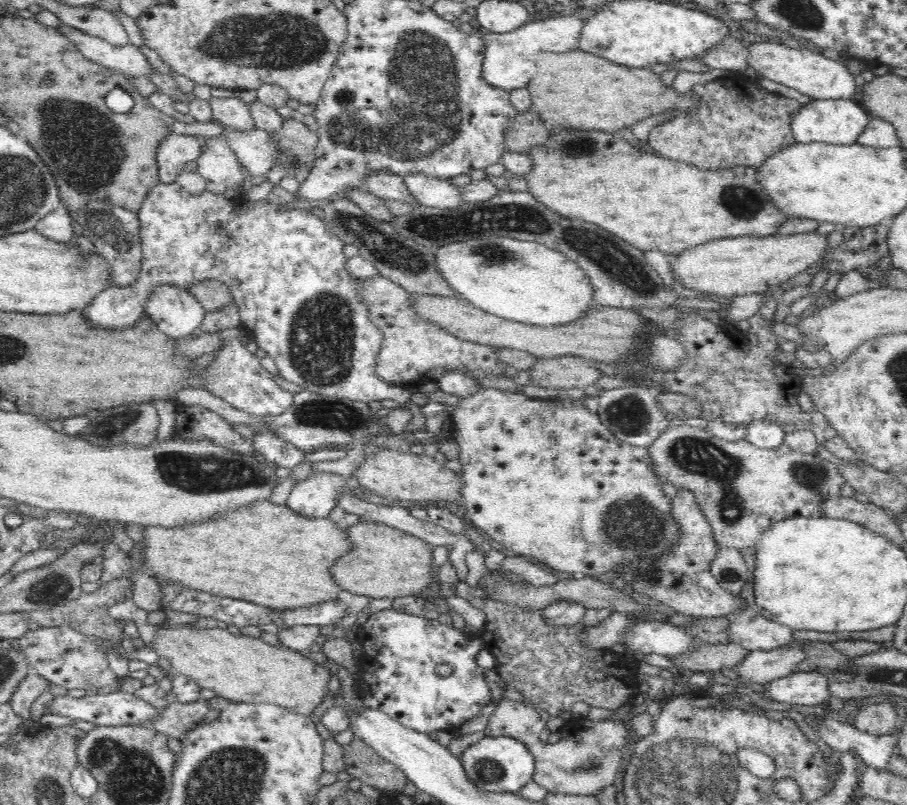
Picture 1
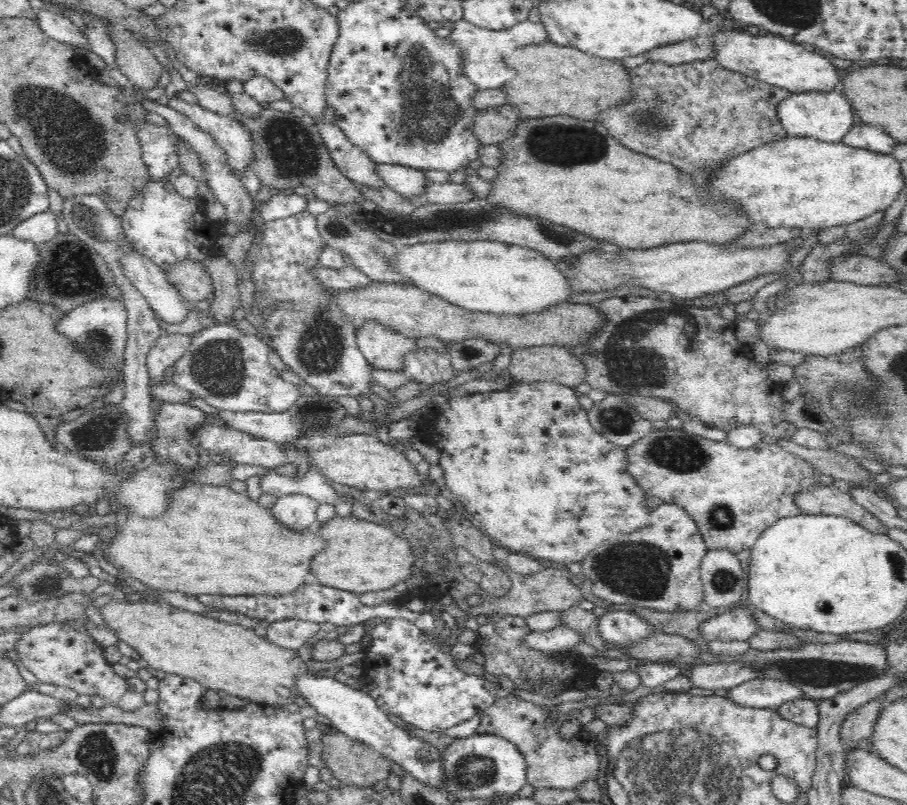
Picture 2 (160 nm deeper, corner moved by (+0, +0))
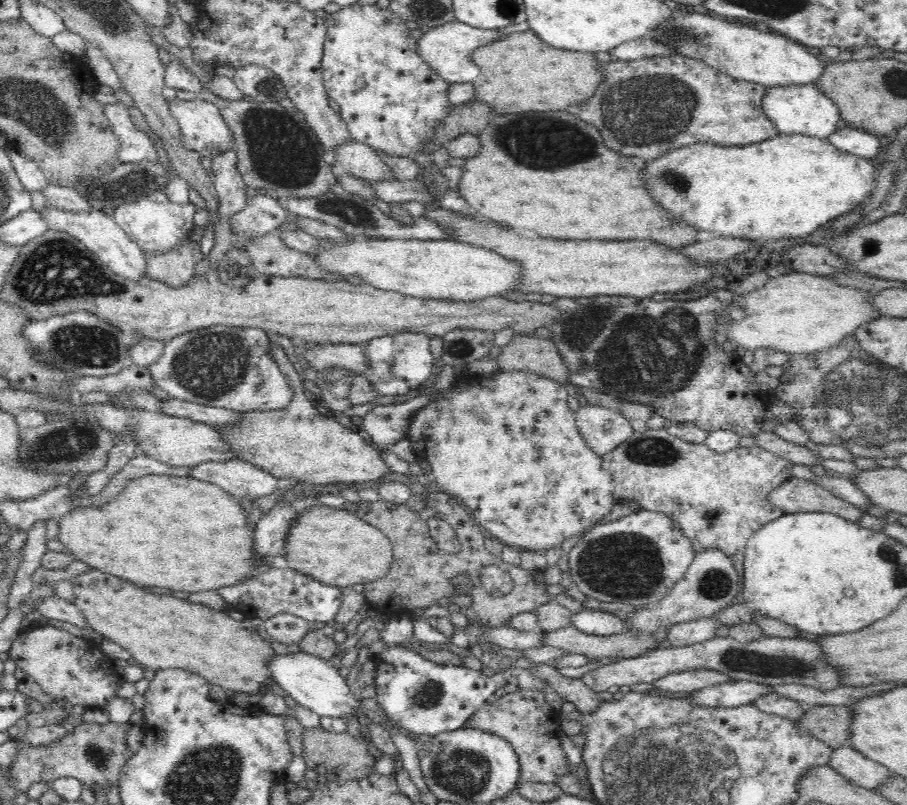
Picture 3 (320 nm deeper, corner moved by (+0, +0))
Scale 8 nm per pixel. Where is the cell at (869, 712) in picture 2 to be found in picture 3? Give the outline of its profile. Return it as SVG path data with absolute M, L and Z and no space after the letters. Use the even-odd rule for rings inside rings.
M822 705L806 708L806 716L796 720L800 729L810 729L833 749L848 745L852 738L854 709L851 705Z

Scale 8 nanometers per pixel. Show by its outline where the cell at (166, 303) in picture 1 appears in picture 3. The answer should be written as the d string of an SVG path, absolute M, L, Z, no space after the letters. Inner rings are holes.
M48 205L40 211L40 215L44 221L48 221L50 228L56 227L57 230L64 231L82 241L89 251L96 253L100 260L118 276L124 277L136 285L144 285L147 281L152 280L147 274L148 260L146 260L144 251L128 237L126 231L118 226L114 218L103 210L68 214Z

